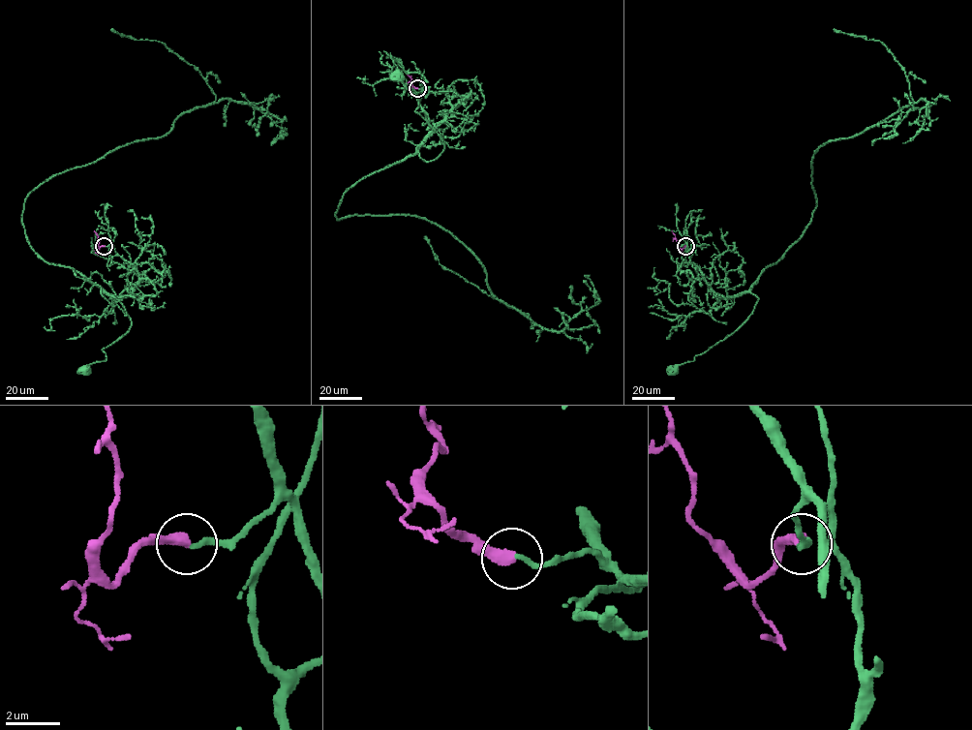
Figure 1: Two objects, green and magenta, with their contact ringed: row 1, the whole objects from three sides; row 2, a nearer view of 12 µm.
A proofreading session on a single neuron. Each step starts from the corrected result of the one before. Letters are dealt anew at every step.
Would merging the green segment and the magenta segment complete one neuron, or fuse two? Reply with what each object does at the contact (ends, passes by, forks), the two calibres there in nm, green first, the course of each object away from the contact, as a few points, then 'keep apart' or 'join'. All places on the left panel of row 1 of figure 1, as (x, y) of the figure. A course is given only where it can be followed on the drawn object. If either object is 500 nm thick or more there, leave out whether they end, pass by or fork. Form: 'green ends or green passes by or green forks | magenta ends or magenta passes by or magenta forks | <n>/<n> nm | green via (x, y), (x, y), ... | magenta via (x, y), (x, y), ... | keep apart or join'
green ends | magenta ends | 190/440 nm | green via (105, 247), (135, 264), (138, 284), (106, 291), (131, 325), (85, 370) | magenta via (105, 247), (97, 248), (98, 236), (94, 230) | join

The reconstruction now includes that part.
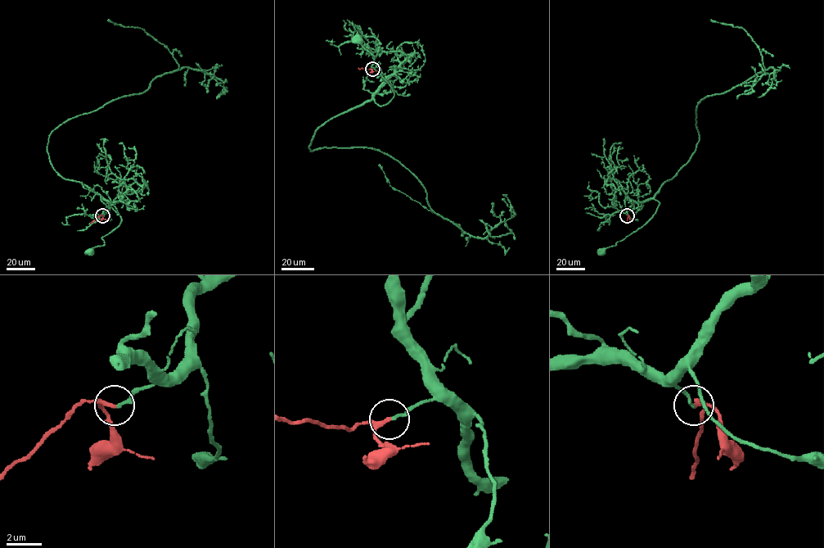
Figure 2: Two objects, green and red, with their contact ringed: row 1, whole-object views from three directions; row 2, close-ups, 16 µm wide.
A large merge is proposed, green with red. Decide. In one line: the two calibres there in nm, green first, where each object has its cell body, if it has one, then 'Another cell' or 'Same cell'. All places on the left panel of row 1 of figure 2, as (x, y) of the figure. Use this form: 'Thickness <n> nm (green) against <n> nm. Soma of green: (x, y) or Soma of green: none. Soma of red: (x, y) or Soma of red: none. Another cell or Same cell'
Thickness 180 nm (green) against 190 nm. Soma of green: (90, 251). Soma of red: none. Same cell

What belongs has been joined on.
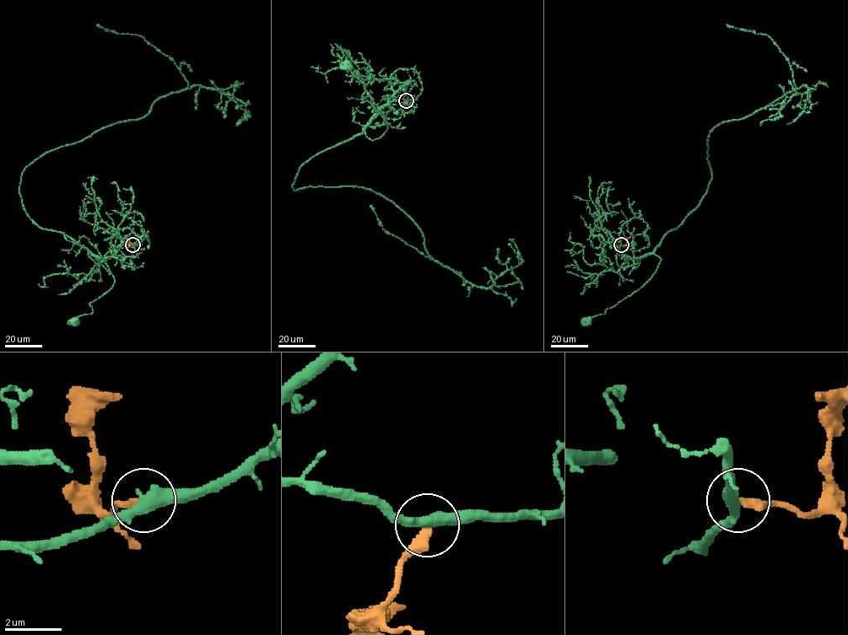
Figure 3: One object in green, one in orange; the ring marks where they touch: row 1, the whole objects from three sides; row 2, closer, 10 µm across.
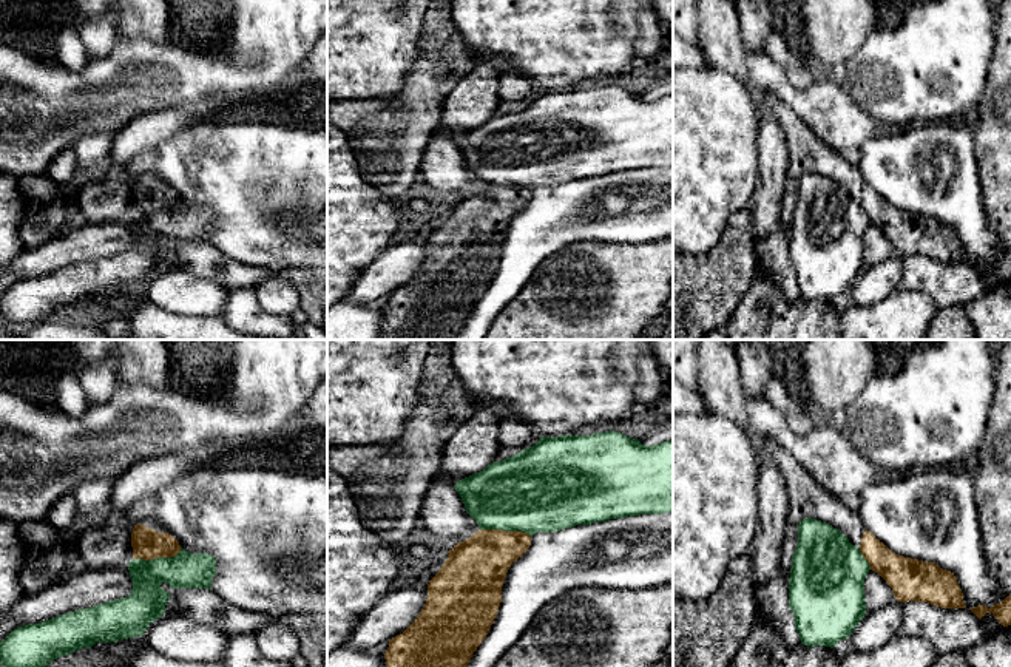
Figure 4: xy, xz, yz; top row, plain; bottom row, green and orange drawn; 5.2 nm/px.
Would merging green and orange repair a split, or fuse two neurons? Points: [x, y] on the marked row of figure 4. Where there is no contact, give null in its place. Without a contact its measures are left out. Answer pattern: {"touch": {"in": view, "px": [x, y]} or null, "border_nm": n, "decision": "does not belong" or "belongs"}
{"touch": {"in": "xy", "px": [158, 558]}, "border_nm": 260, "decision": "does not belong"}

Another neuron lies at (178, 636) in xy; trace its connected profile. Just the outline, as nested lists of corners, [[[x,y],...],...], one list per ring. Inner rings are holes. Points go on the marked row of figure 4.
[[[162,615],[142,635],[159,653],[193,662],[221,662],[227,638],[225,631],[181,615]]]

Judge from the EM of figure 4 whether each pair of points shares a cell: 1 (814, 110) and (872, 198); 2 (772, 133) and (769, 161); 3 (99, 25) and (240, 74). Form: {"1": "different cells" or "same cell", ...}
{"1": "different cells", "2": "same cell", "3": "different cells"}

